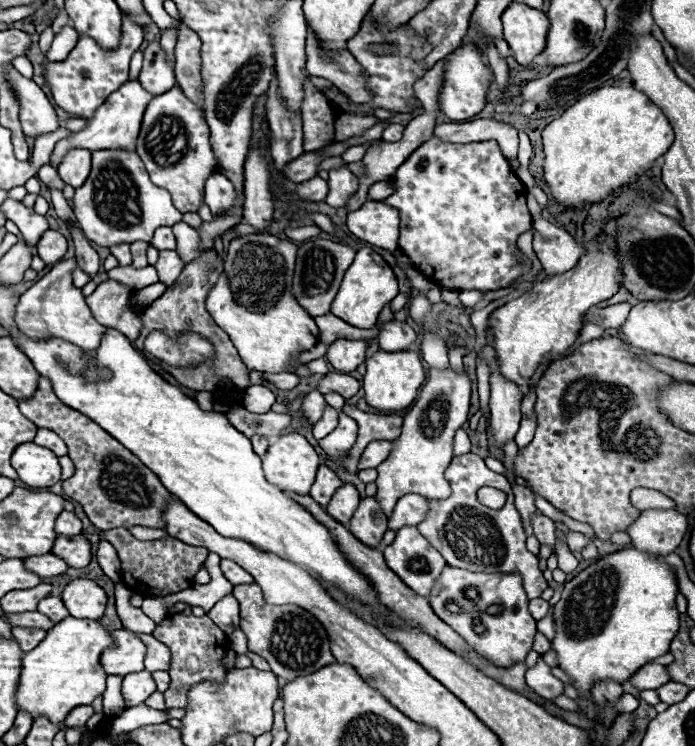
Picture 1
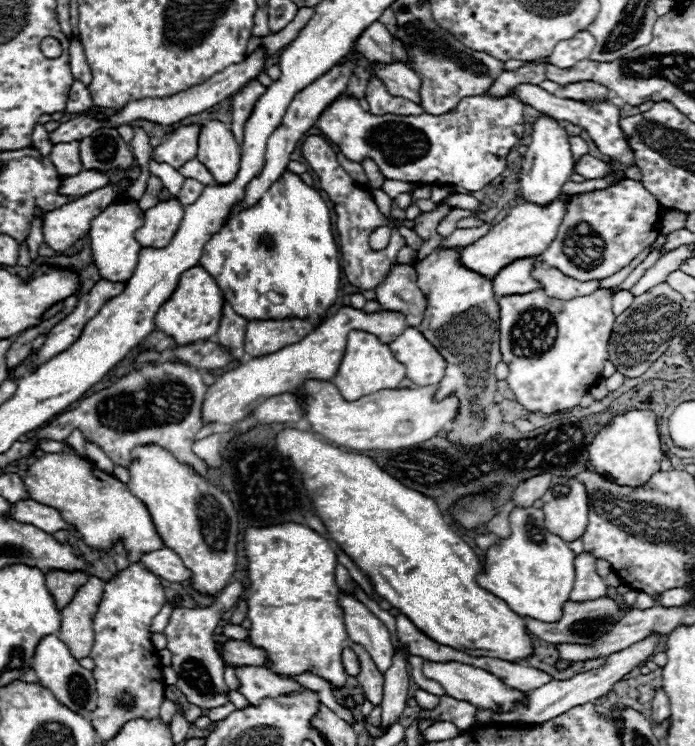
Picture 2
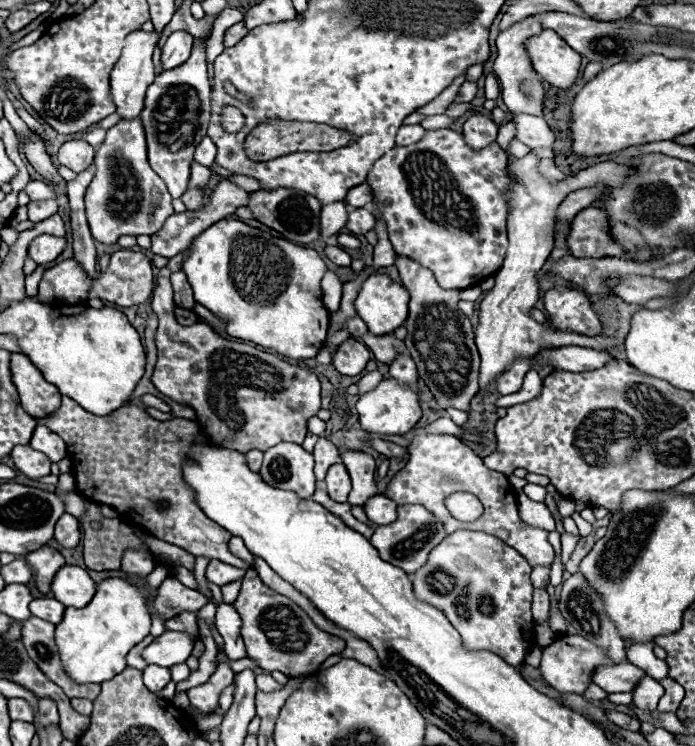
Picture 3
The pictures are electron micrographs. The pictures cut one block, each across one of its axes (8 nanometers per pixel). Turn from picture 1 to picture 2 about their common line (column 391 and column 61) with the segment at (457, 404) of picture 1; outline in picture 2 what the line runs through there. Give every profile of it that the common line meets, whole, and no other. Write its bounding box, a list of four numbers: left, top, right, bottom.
[24,448,164,562]

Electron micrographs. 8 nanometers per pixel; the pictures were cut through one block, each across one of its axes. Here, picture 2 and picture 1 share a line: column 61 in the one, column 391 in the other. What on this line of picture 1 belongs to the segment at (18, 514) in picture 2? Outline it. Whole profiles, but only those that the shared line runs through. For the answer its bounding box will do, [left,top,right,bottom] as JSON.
[388,494,428,530]

